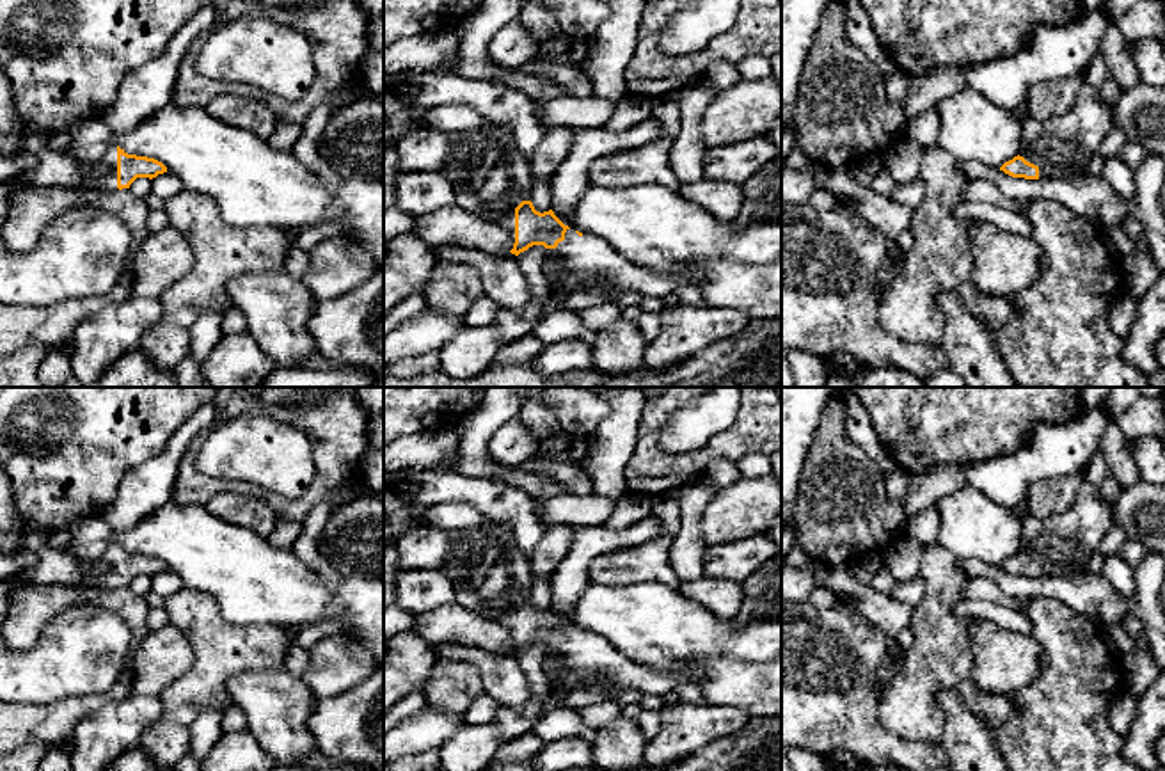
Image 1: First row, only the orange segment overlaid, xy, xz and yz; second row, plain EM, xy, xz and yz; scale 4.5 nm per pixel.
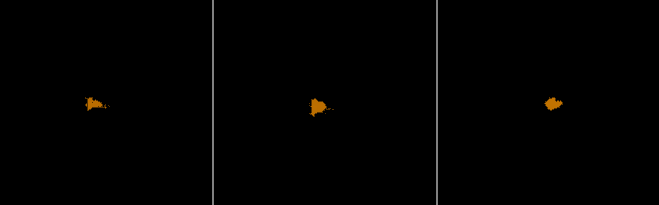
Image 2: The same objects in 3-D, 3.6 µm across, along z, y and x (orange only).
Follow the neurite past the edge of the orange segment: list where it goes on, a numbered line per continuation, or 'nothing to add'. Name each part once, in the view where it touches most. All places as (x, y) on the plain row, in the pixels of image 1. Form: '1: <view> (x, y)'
1: xz (491, 574)
2: xz (578, 656)

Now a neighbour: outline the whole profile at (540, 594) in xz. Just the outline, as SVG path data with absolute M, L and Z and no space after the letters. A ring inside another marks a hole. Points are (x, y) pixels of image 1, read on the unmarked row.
M536 579L531 588L531 600L536 609L549 609L552 604L552 588L549 581Z

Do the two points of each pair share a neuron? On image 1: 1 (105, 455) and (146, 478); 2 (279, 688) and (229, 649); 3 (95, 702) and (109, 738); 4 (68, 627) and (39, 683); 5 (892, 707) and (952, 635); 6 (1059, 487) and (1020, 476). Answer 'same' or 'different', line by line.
1: different
2: different
3: different
4: same
5: same
6: different

